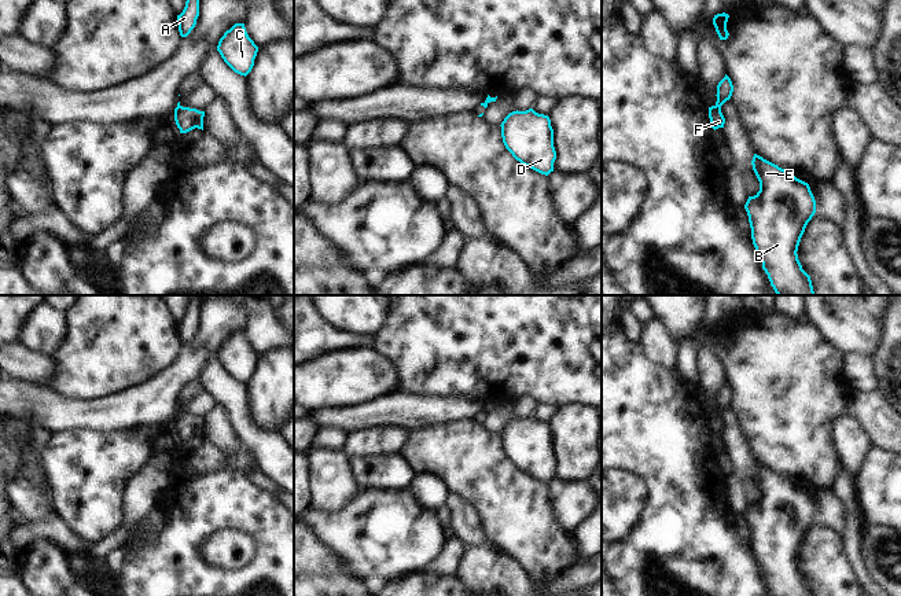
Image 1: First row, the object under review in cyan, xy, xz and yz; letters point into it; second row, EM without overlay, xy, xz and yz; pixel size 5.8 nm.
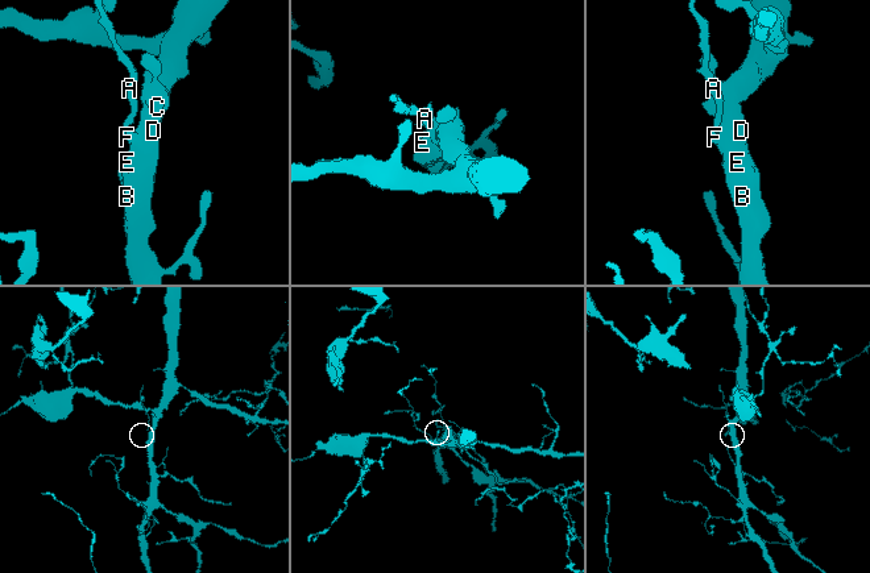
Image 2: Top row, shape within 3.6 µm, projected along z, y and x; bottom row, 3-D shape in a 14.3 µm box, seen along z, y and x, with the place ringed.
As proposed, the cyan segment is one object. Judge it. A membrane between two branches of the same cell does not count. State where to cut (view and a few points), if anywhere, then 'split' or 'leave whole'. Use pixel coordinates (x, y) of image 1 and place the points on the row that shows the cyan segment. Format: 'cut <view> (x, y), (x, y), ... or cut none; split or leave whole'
cut yz (716, 105), (720, 110); split

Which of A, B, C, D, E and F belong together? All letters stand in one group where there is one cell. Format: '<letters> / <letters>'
A / B C D E F

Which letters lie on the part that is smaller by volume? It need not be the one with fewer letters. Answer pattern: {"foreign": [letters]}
{"foreign": ["A"]}

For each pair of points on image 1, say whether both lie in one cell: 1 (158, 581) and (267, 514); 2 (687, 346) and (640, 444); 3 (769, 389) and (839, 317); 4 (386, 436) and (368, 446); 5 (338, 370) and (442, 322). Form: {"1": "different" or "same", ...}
{"1": "same", "2": "different", "3": "different", "4": "same", "5": "different"}

